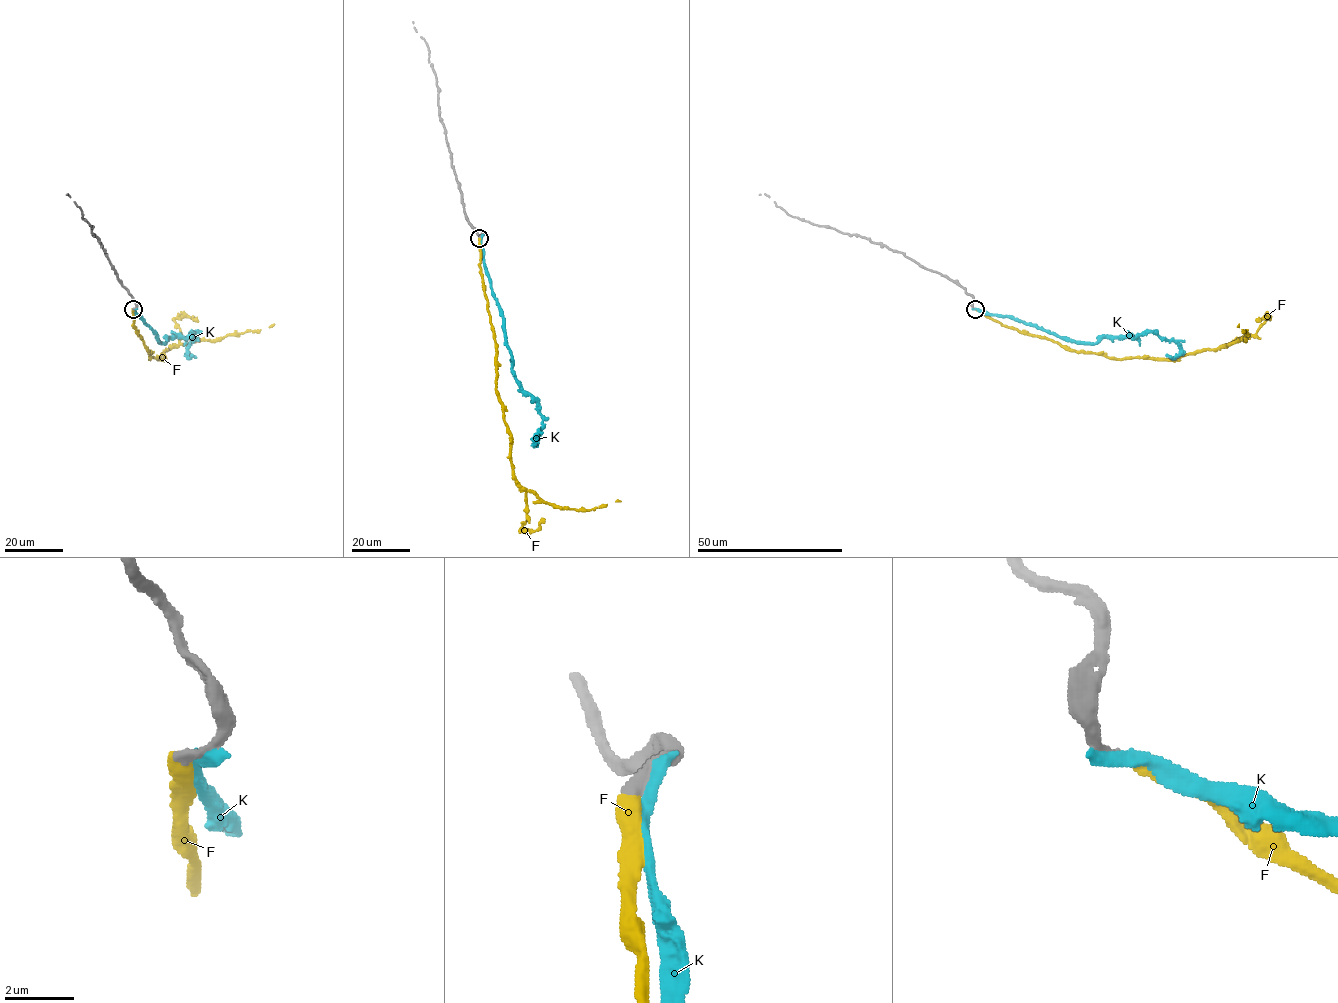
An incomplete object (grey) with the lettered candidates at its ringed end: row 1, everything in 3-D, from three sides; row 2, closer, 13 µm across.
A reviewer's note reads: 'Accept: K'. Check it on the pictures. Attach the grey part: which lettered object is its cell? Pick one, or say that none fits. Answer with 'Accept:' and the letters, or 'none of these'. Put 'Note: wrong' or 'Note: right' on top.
Note: wrong
Accept: F

